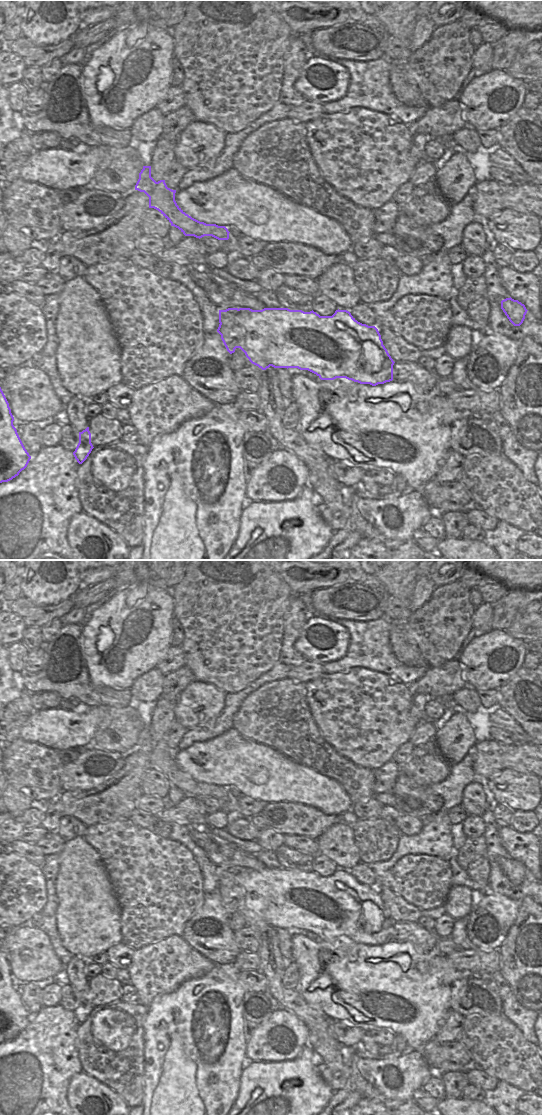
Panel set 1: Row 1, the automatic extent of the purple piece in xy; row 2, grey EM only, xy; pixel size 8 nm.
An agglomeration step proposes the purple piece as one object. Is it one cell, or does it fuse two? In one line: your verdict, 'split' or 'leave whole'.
split

